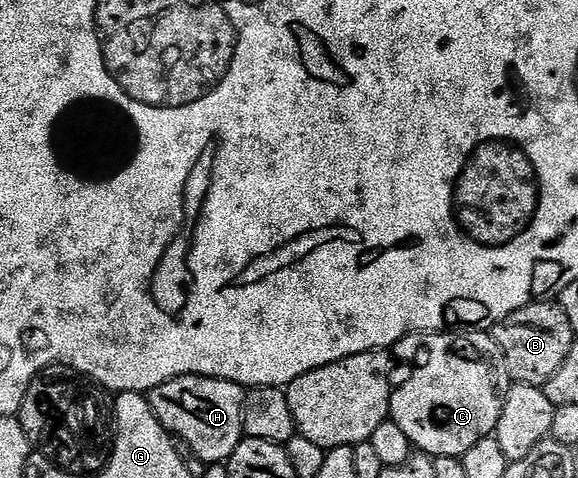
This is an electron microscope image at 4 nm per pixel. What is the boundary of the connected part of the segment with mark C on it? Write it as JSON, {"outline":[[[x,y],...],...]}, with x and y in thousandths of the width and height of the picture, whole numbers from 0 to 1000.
{"outline":[[[777,690],[760,699],[747,699],[739,705],[740,747],[715,774],[706,787],[706,797],[694,812],[687,810],[678,822],[678,837],[671,843],[676,885],[687,887],[702,906],[702,916],[709,916],[715,939],[739,950],[749,958],[756,954],[792,954],[806,950],[820,925],[834,925],[834,916],[853,910],[862,891],[862,874],[869,874],[869,849],[872,847],[872,824],[882,810],[882,789],[879,772],[869,766],[863,728],[858,726],[856,711],[837,690]]]}

